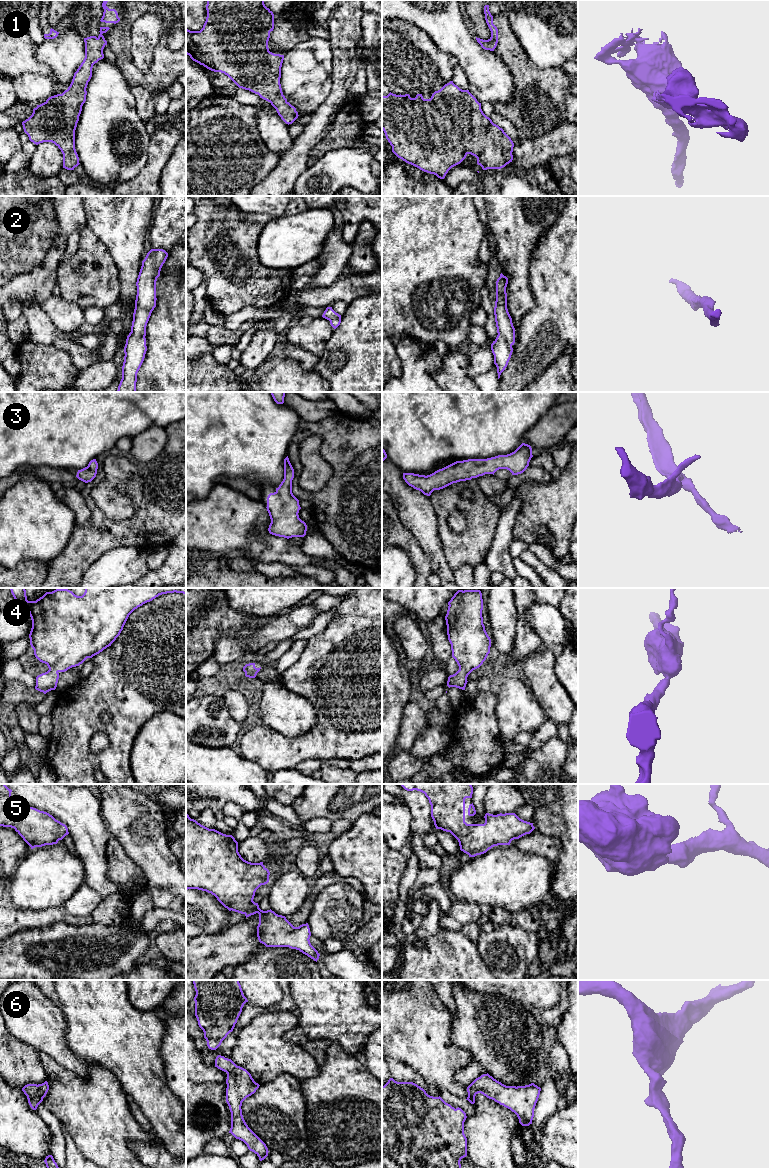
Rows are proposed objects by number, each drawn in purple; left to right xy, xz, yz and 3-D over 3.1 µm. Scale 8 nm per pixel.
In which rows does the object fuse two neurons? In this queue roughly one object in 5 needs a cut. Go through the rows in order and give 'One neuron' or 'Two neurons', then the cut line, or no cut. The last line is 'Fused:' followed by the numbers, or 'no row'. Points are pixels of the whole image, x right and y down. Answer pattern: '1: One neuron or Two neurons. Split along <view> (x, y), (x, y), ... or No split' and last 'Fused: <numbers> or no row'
1: One neuron. No split
2: One neuron. No split
3: One neuron. No split
4: One neuron. No split
5: One neuron. No split
6: One neuron. No split
Fused: no row

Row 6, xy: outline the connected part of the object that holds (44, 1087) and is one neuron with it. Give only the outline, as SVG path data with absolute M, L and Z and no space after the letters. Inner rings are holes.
M48 1082L42 1084L27 1084L22 1088L22 1091L27 1096L28 1103L33 1110L36 1110L38 1105L43 1101L49 1090Z

